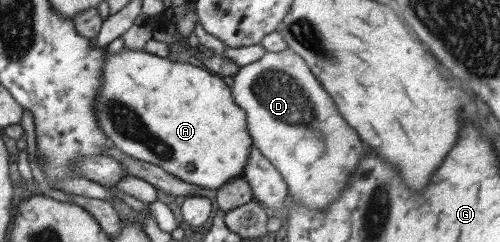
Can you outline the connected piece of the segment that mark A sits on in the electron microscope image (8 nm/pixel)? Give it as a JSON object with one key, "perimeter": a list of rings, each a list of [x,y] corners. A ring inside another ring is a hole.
{"perimeter":[[[120,48],[117,53],[104,51],[100,69],[100,91],[94,99],[98,126],[110,143],[135,160],[154,164],[171,176],[208,189],[218,189],[226,181],[243,178],[252,138],[246,129],[244,110],[232,99],[230,88],[219,75],[186,62],[169,61],[146,51]]]}

